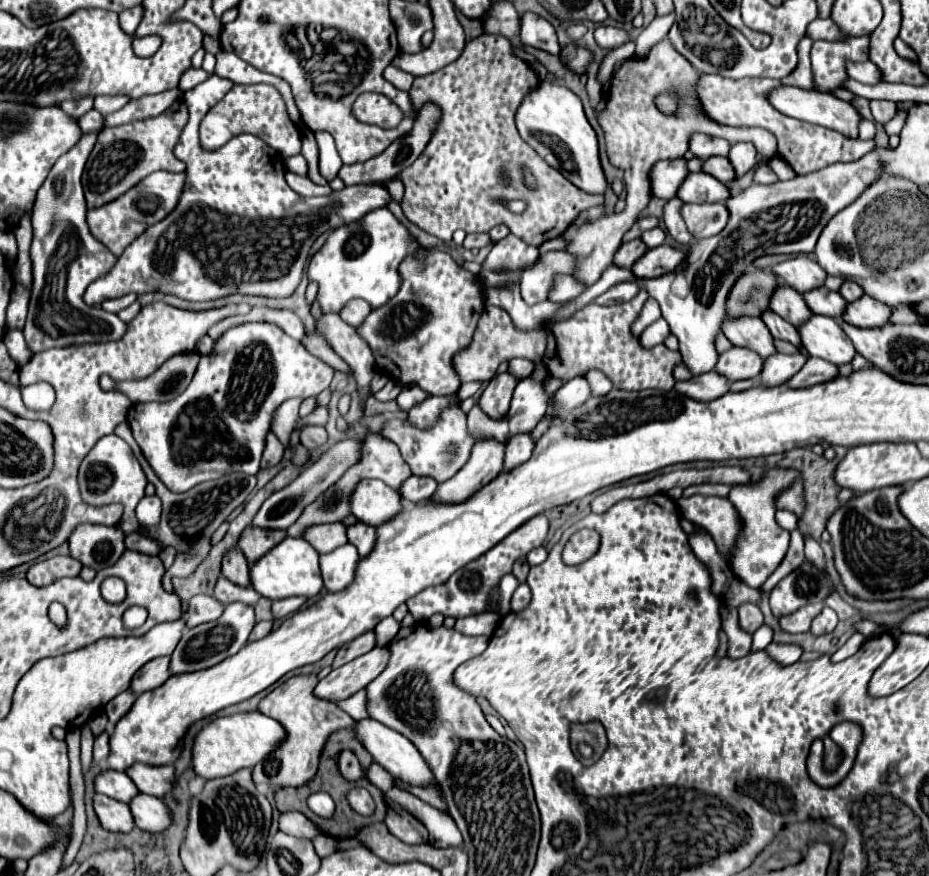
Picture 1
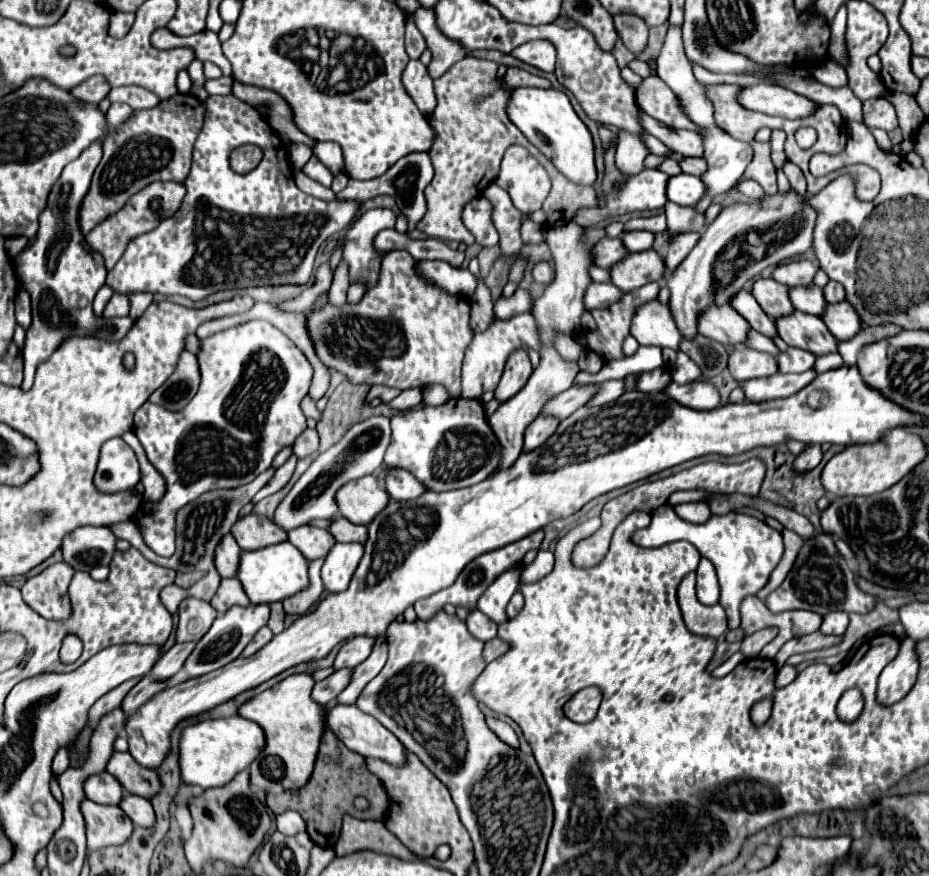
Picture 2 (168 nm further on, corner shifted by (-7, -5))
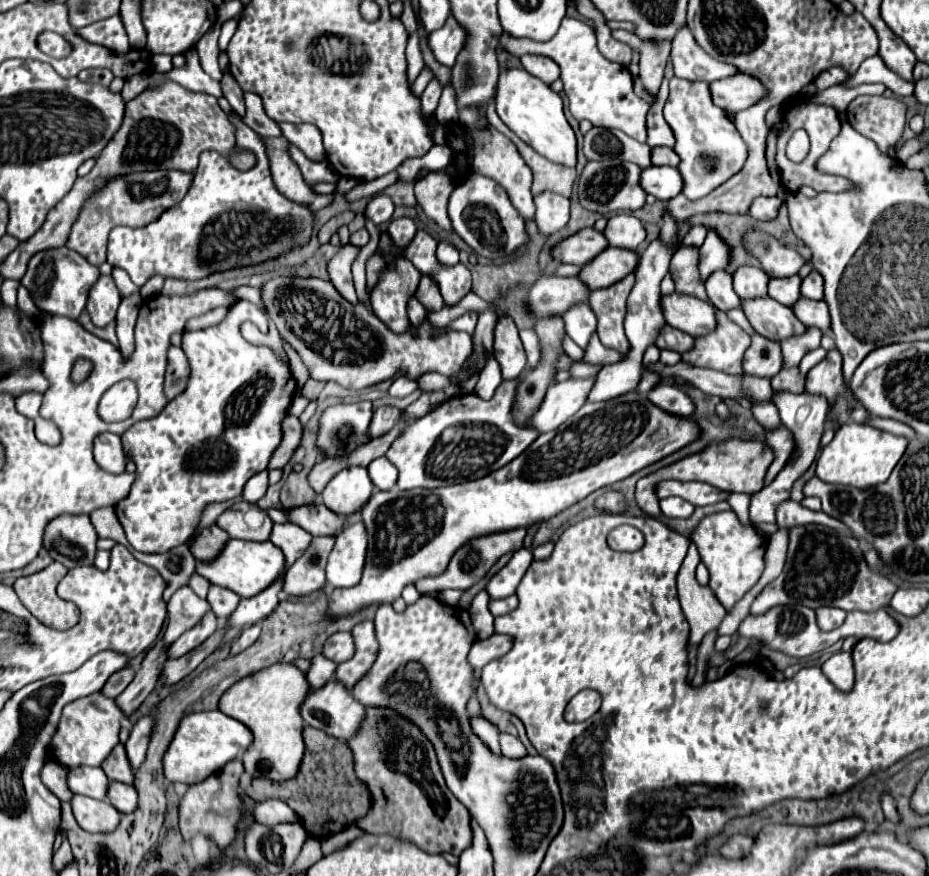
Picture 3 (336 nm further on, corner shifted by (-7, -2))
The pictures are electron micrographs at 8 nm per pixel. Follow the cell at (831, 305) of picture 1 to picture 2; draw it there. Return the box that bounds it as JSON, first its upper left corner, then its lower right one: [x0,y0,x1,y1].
[789,285,825,315]

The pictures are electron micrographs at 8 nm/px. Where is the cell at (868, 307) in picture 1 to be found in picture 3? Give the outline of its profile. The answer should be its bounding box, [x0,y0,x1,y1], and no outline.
[791,298,829,332]

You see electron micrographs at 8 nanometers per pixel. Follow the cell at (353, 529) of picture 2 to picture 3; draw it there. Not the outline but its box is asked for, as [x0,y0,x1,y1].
[285,504,345,536]

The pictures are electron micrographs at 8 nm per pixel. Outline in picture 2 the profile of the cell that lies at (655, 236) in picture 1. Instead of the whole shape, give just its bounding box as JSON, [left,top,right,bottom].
[623,231,655,253]

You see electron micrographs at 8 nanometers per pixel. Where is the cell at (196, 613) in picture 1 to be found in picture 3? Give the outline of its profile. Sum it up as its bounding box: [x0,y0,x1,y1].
[163,586,209,644]

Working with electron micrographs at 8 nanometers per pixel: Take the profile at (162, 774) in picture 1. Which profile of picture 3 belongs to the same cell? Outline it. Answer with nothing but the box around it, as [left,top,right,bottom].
[101,744,133,784]

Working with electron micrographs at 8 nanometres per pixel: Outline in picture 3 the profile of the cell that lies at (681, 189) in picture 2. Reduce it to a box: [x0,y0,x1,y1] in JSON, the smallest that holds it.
[641,166,683,202]

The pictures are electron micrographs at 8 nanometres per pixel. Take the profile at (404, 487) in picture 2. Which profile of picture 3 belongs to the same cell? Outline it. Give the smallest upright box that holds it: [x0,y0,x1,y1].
[367,456,397,490]

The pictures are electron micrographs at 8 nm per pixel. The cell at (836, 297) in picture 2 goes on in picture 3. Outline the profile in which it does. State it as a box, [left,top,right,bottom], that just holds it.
[801,270,823,300]

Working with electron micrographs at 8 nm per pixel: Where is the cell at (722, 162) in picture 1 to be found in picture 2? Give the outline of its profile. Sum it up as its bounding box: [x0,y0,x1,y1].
[681,159,705,177]

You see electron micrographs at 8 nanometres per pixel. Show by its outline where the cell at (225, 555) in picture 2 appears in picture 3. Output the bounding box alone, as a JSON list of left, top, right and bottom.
[189,524,227,560]

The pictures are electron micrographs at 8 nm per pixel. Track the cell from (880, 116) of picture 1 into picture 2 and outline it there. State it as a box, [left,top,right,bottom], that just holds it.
[863,97,897,131]

